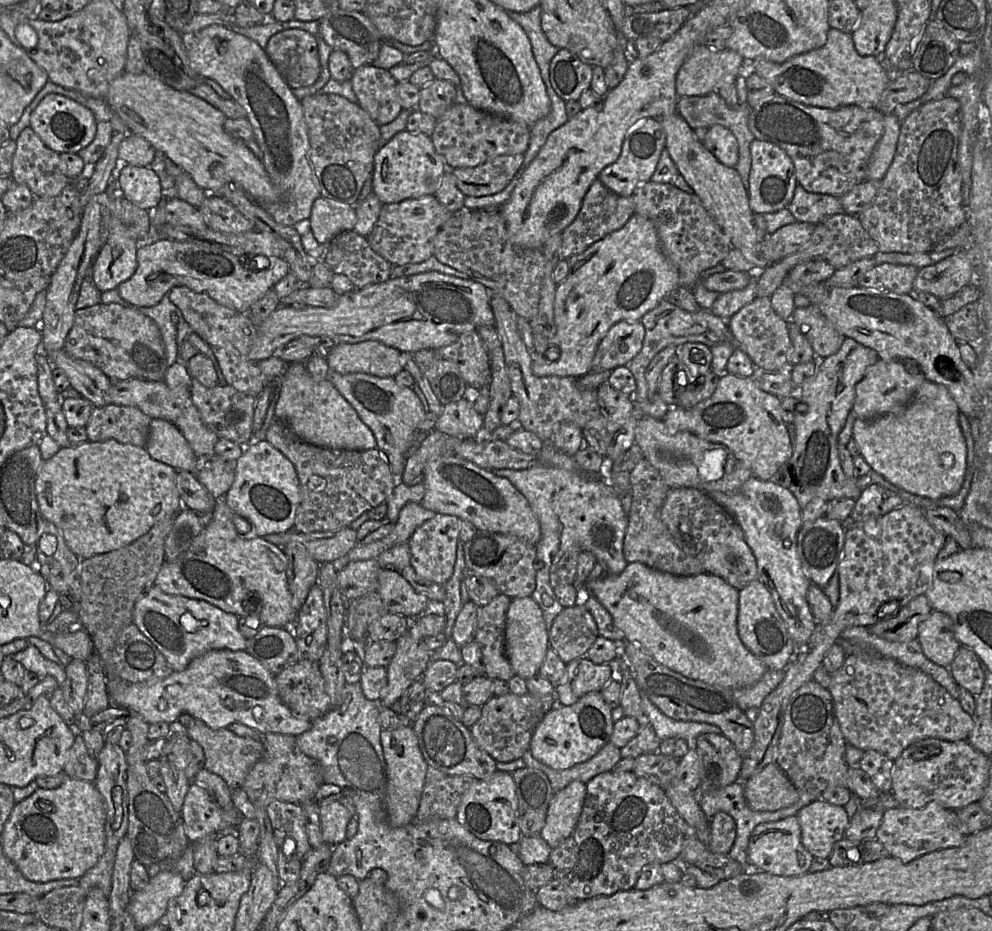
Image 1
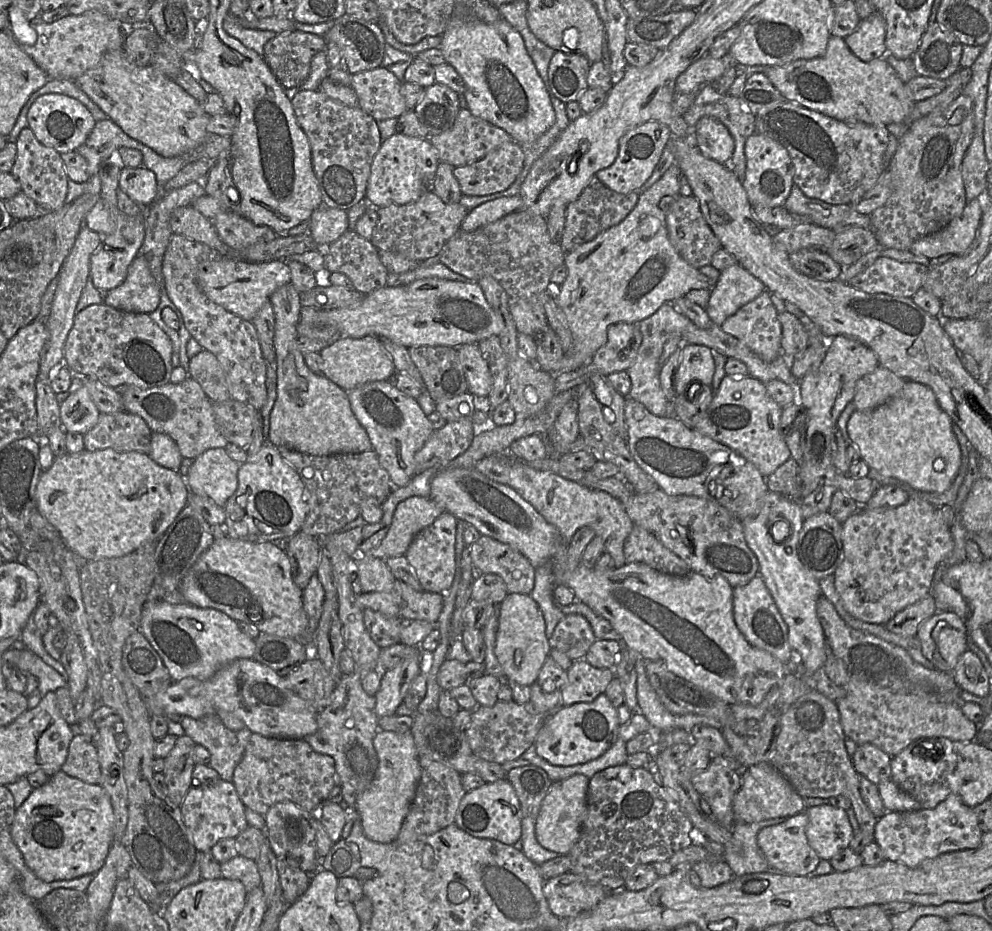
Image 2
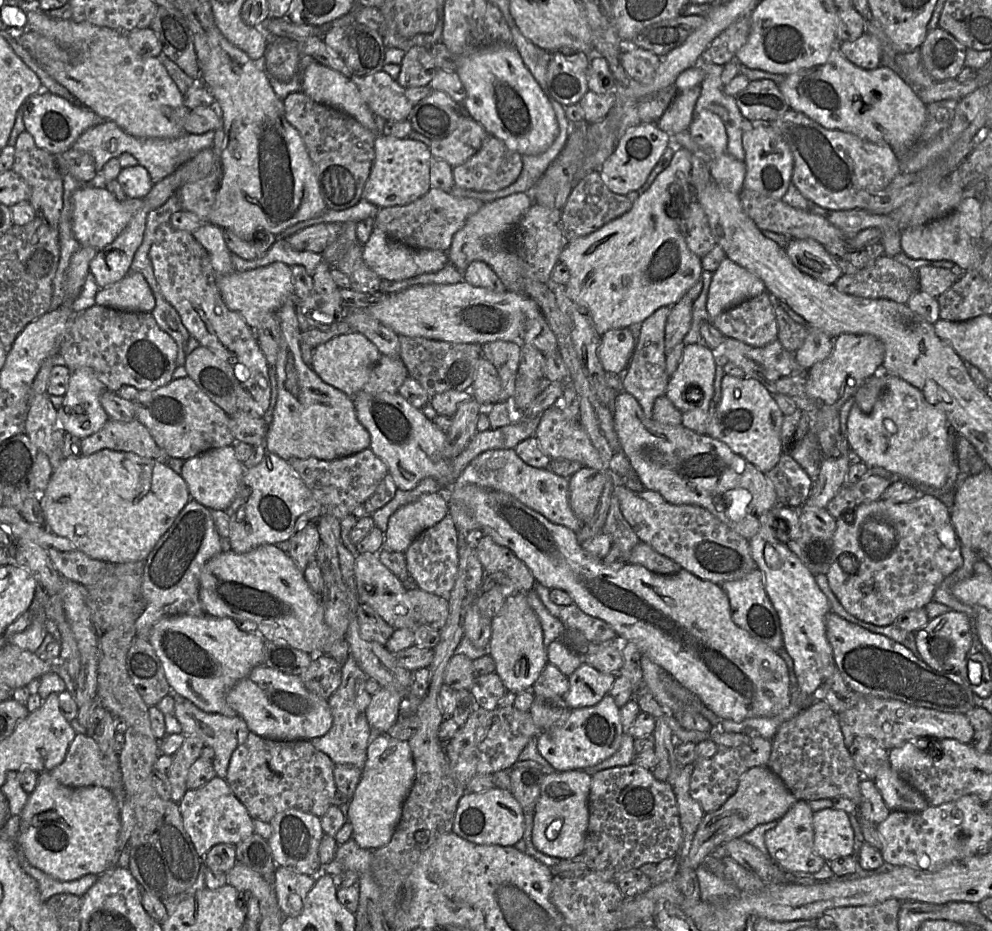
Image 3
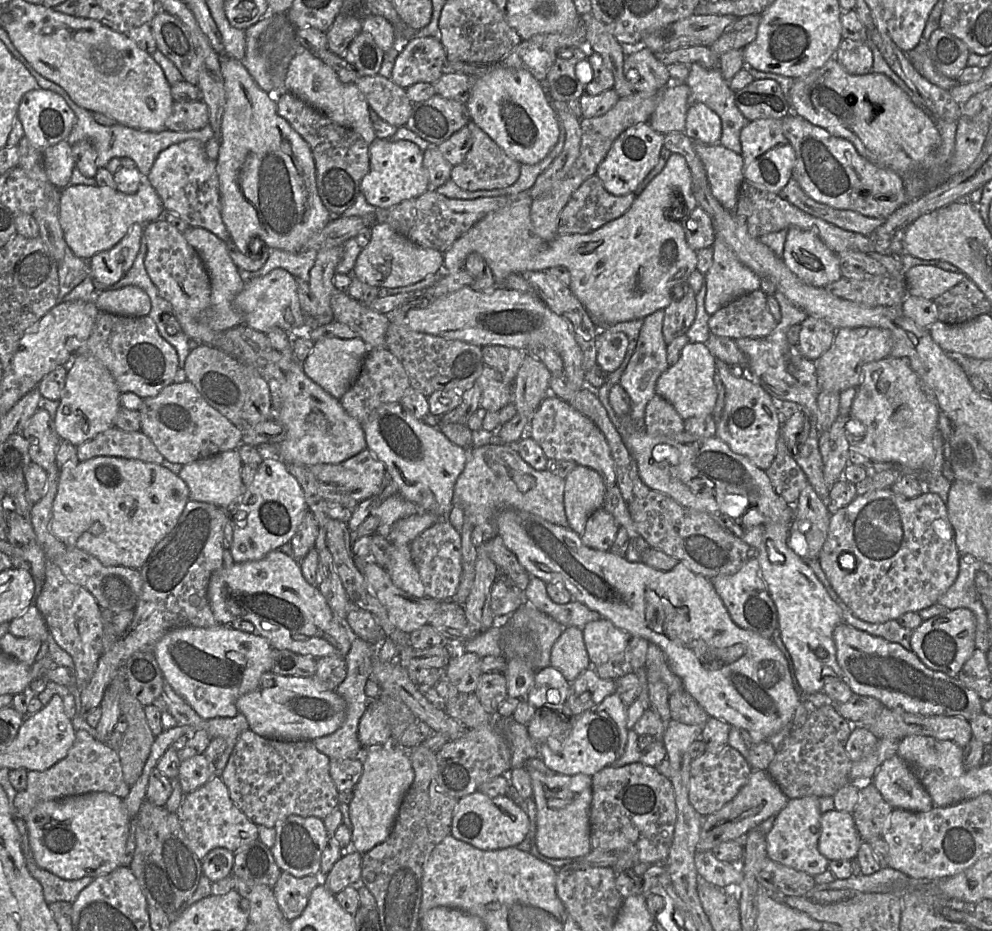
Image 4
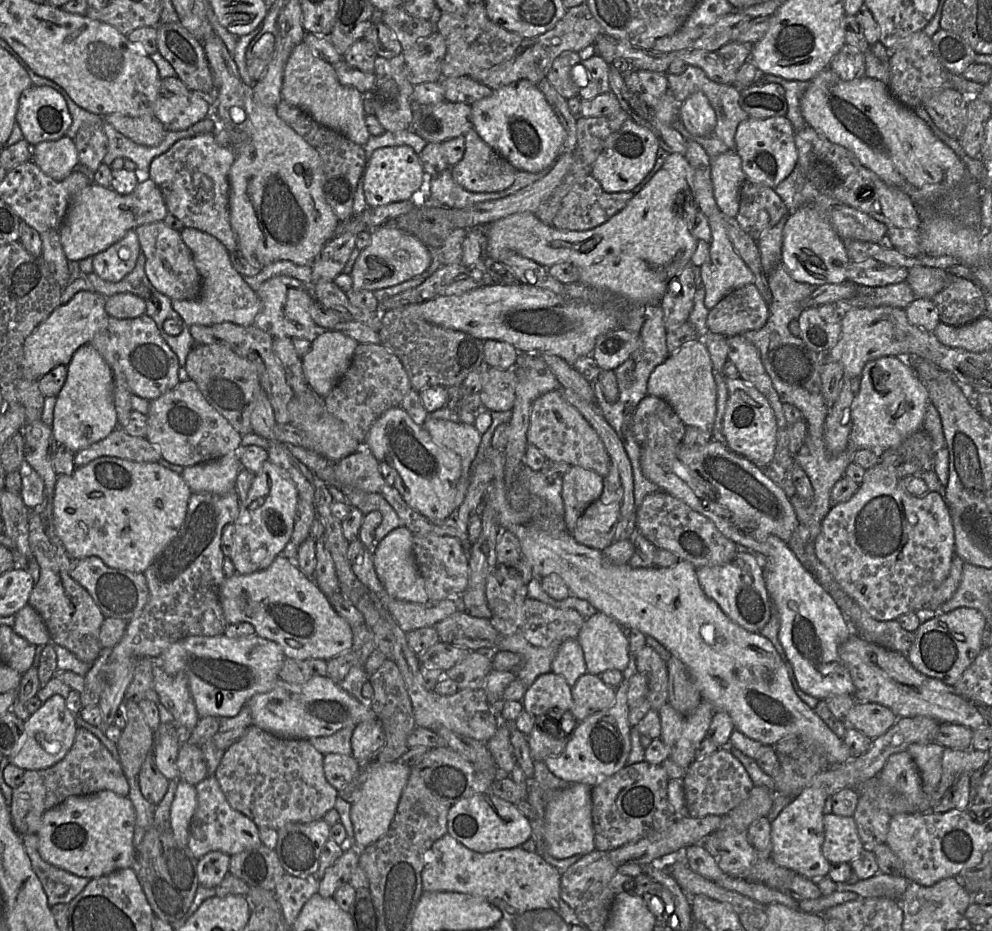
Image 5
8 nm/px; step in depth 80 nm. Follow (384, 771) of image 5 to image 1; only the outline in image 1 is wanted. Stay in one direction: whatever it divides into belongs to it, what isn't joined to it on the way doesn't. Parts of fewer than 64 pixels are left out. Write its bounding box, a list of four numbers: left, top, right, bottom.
[380,726,429,828]

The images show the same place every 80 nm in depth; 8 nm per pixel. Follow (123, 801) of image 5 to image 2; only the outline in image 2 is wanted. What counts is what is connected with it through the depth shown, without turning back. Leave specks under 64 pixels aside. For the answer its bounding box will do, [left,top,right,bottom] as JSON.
[10,771,114,882]

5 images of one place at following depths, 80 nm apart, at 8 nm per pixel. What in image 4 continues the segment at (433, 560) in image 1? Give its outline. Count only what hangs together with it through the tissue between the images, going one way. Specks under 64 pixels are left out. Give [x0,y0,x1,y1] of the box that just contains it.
[410,520,461,600]

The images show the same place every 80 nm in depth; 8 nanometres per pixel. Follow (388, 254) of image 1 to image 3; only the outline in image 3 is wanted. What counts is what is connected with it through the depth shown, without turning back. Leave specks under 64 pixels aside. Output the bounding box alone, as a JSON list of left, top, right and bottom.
[375,187,483,252]

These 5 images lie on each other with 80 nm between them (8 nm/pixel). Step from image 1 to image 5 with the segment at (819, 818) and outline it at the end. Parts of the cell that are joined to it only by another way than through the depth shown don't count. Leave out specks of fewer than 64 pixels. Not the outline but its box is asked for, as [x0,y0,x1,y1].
[822,815,863,863]

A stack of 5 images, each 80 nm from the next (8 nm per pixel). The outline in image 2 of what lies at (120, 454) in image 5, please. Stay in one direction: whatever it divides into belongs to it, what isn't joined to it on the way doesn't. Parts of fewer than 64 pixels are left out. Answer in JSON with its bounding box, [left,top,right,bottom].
[84,411,152,454]

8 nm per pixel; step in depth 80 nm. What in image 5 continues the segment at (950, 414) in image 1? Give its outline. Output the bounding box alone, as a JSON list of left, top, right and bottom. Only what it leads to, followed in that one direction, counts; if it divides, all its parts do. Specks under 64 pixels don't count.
[851,356,929,454]

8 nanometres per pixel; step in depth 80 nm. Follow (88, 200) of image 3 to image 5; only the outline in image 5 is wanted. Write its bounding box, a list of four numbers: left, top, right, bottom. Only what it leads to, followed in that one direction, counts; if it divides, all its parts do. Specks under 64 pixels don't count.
[59,173,167,261]

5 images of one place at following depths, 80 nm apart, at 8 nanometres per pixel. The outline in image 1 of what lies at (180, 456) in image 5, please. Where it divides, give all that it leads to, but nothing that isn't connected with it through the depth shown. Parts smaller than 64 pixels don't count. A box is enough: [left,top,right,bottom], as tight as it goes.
[105,379,219,459]

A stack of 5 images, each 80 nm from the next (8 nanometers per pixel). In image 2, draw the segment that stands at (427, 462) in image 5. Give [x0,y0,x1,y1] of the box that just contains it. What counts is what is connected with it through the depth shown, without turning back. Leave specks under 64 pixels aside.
[346,381,434,487]

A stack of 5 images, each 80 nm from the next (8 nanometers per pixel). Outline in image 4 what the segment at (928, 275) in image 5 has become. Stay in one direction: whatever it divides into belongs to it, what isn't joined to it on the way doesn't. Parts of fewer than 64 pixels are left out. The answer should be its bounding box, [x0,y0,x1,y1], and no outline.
[905,265,965,300]

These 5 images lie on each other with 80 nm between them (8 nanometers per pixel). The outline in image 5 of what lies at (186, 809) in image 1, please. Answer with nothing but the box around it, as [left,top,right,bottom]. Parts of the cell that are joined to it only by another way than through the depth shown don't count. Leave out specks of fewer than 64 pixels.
[188,774,263,860]

